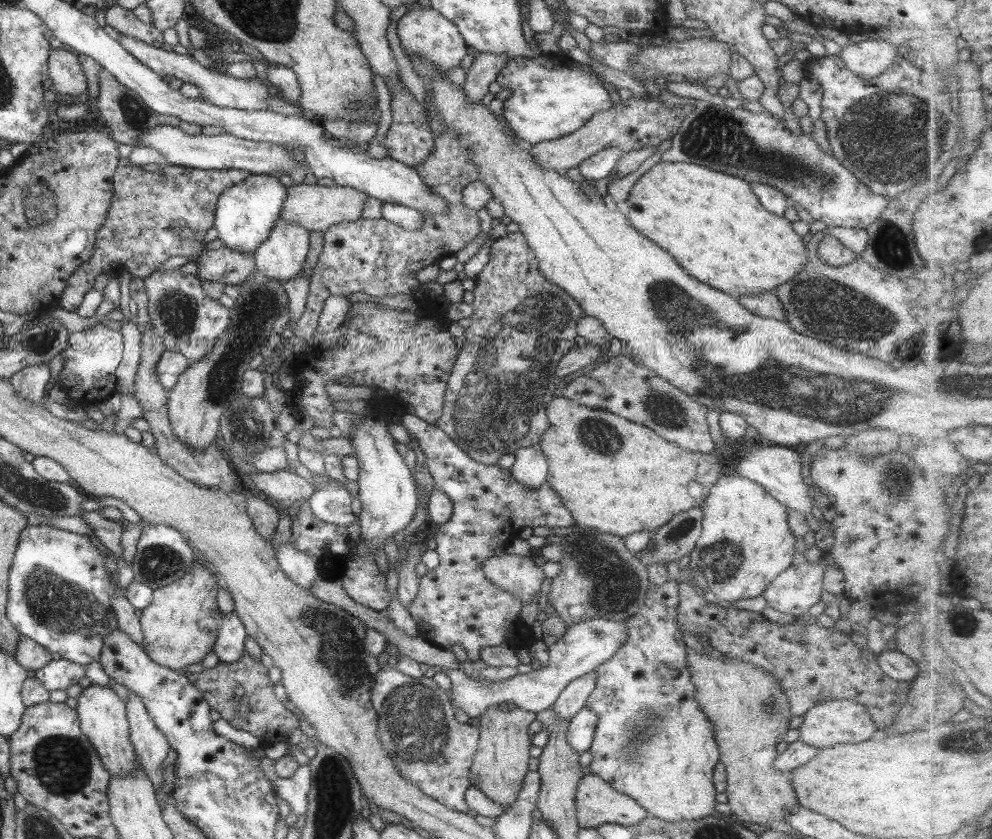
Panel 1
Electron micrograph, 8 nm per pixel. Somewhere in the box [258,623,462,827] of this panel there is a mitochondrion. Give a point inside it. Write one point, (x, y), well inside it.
(416, 723)

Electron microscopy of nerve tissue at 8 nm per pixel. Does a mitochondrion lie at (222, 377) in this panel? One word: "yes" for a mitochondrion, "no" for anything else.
yes

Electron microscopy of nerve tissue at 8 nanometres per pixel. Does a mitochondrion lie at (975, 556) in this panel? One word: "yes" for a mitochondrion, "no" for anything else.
no

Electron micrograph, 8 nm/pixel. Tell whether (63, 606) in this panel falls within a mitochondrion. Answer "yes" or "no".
yes

